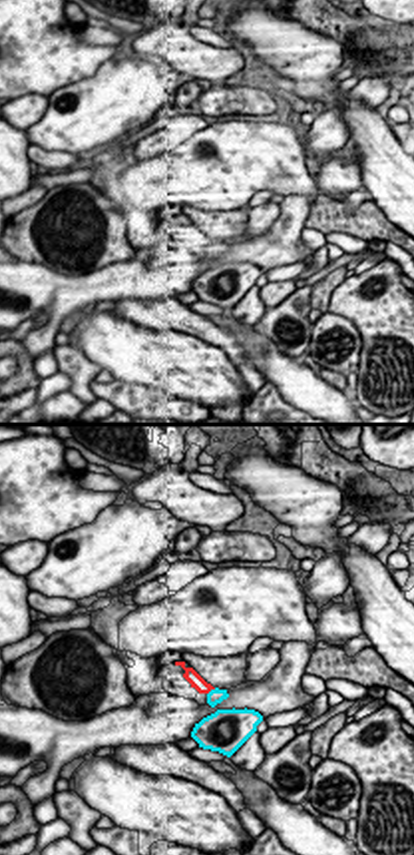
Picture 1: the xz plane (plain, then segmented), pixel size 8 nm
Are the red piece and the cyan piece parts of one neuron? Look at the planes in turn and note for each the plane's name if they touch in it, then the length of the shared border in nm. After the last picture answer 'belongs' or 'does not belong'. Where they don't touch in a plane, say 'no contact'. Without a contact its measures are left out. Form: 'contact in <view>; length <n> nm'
contact in xz; length 100 nm

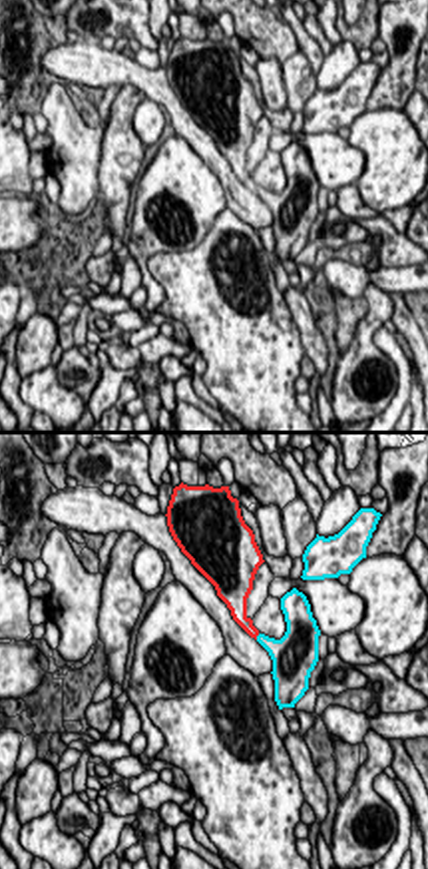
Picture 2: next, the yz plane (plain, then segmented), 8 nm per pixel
contact in yz; length 60 nm

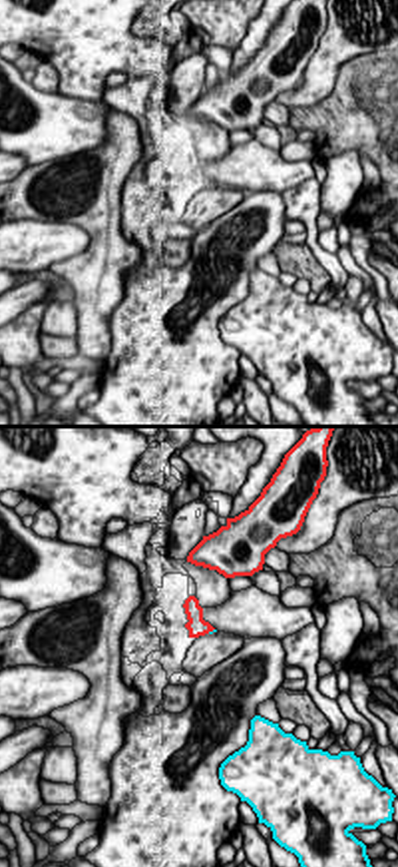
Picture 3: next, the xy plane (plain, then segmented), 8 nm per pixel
contact in xy; length 70 nm

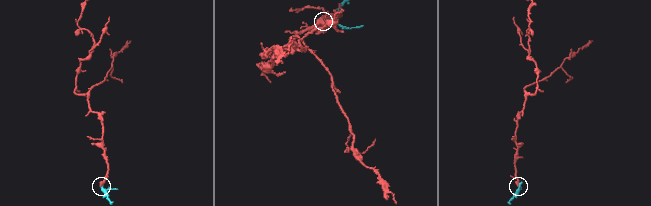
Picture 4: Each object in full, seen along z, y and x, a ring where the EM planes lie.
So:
belongs

